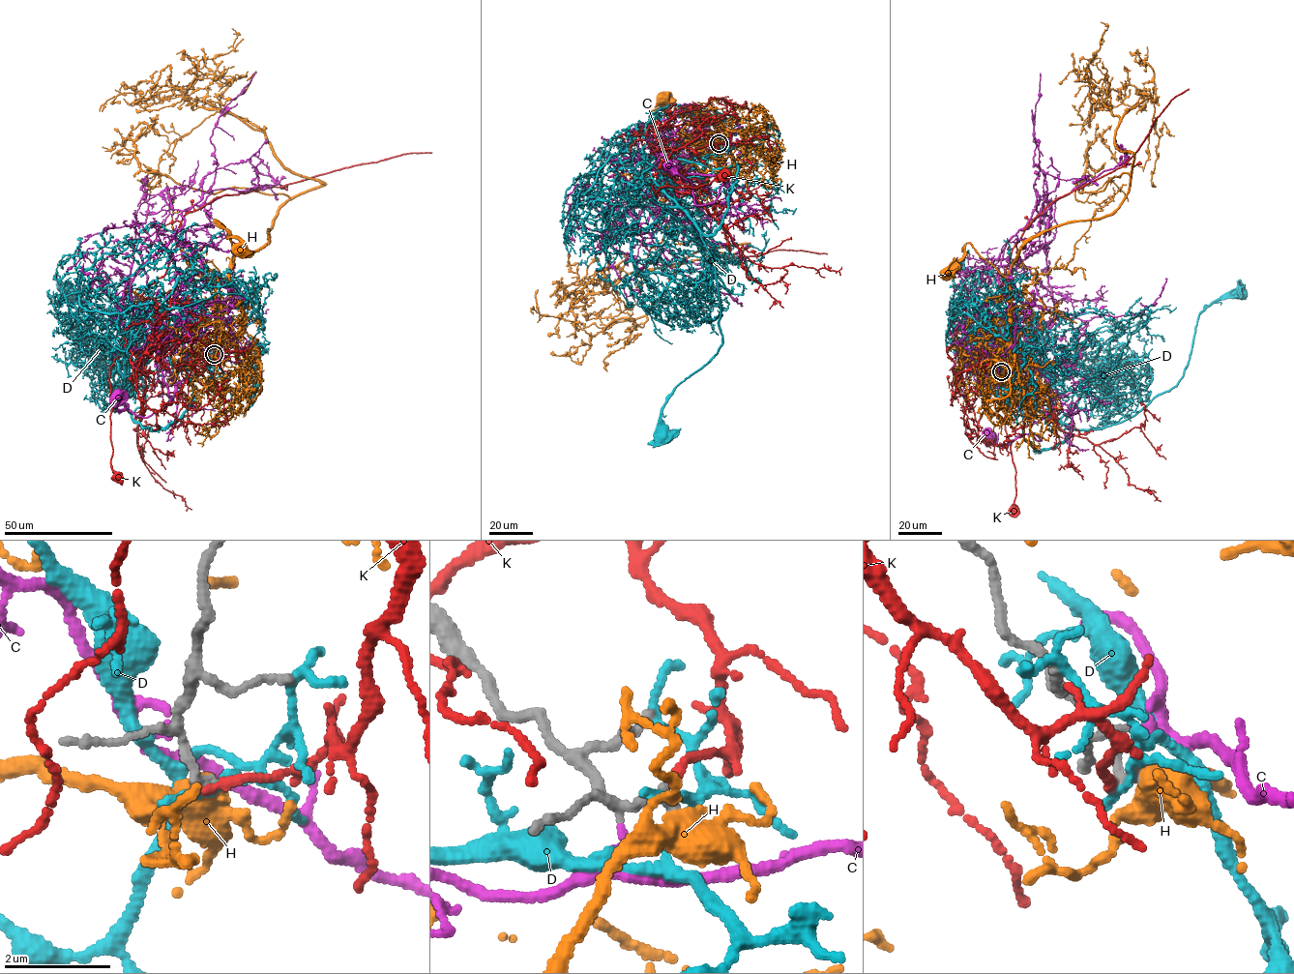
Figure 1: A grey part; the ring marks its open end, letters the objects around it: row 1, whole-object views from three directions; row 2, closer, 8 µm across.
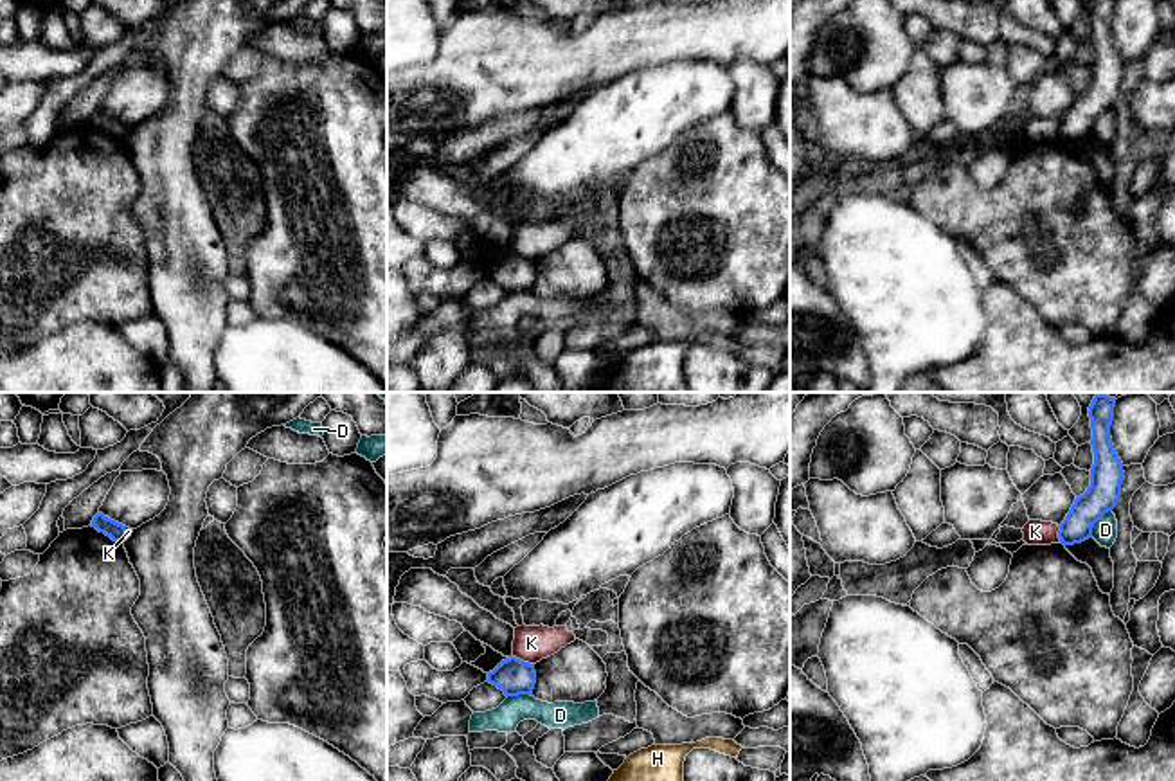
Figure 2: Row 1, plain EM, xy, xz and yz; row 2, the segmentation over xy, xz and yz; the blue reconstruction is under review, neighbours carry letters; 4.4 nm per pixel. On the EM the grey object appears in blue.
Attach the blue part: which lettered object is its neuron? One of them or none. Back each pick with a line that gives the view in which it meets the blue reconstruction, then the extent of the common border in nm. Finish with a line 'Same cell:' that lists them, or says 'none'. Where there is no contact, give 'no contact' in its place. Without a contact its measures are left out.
Same cell: none

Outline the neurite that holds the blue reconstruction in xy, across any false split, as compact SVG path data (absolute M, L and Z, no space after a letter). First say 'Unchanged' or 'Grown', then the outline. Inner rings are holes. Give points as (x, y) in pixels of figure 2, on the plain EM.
Unchanged. M97 110L92 117L92 124L95 124L99 130L104 130L113 139L124 140L126 135L126 122L104 113L103 110Z

